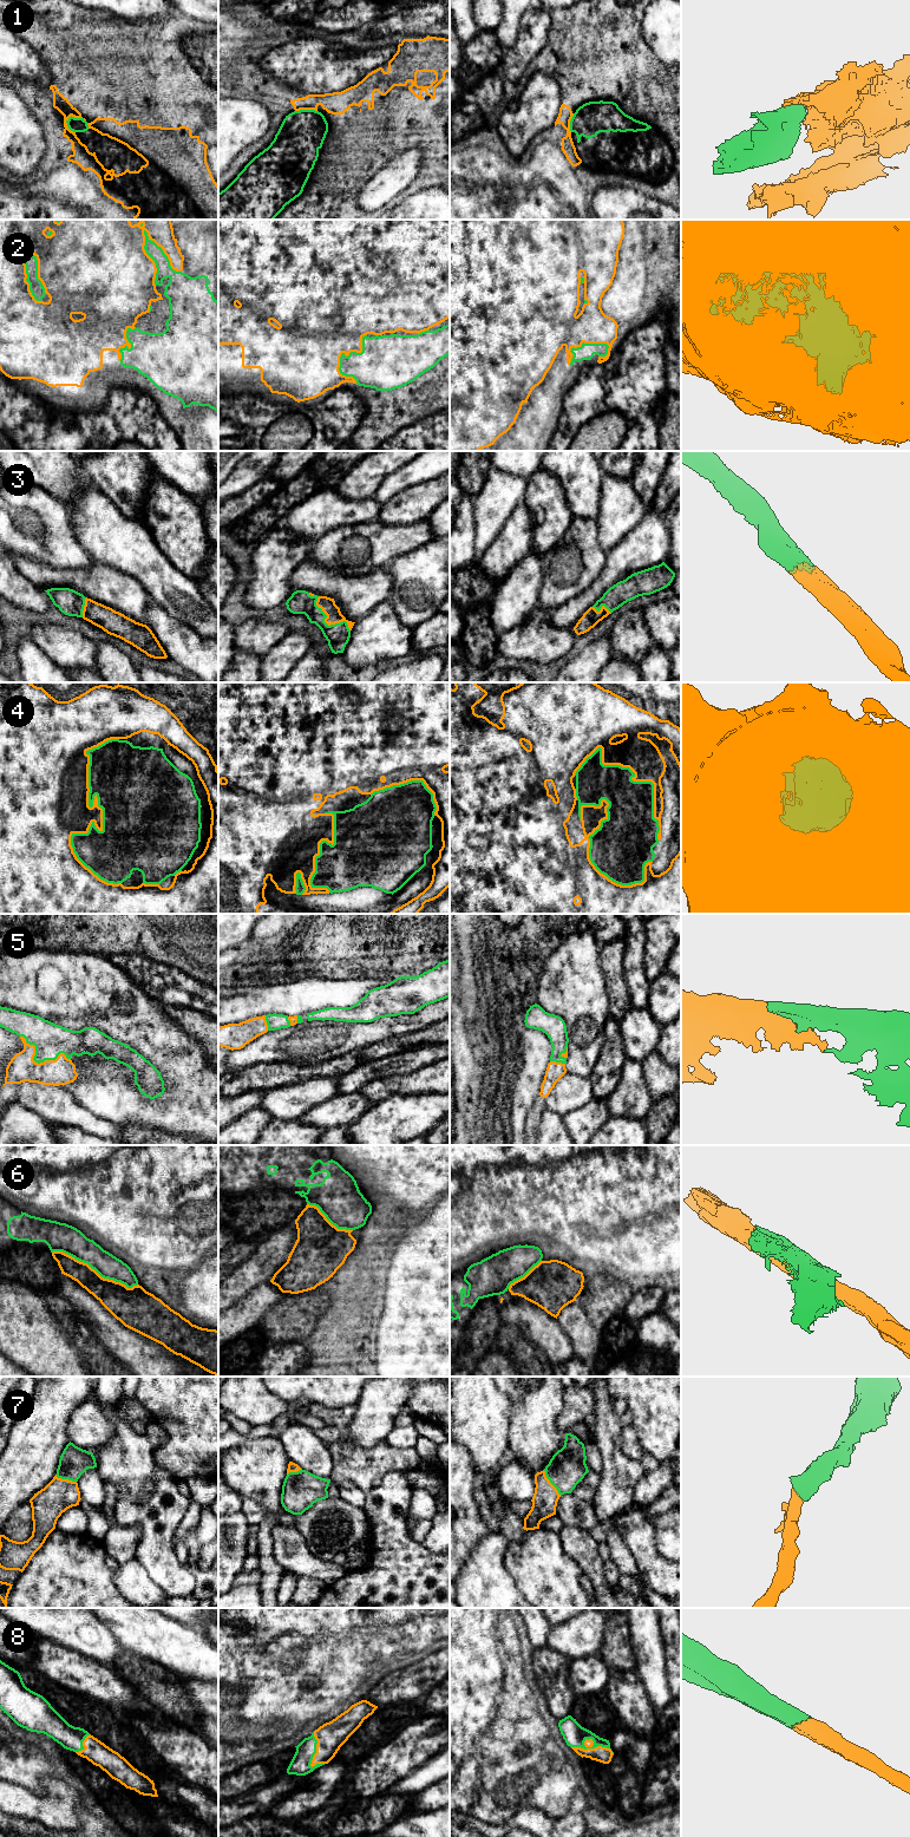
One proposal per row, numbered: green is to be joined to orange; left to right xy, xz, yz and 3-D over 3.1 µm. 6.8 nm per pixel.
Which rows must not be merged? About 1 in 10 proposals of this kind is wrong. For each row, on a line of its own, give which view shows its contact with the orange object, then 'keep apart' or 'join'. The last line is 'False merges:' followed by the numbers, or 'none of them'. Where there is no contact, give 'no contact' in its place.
1: meets orange in xy; join
2: meets orange in xy; join
3: meets orange in xz; join
4: meets orange in xy; join
5: meets orange in xy; join
6: meets orange in xy; join
7: meets orange in yz; join
8: meets orange in yz; join
False merges: none of them

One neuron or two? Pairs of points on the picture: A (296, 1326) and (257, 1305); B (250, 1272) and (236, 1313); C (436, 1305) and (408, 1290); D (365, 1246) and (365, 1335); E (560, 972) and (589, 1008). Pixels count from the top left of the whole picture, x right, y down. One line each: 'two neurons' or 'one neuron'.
A: two neurons
B: two neurons
C: one neuron
D: one neuron
E: one neuron

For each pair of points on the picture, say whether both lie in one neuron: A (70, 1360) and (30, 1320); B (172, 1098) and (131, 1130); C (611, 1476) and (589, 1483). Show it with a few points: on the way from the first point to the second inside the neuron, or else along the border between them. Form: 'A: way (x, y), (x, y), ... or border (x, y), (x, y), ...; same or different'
A: way (60, 1351), (39, 1329); same
B: border (120, 1124), (141, 1124), (165, 1132); different
C: border (598, 1473), (598, 1486), (591, 1502); different

